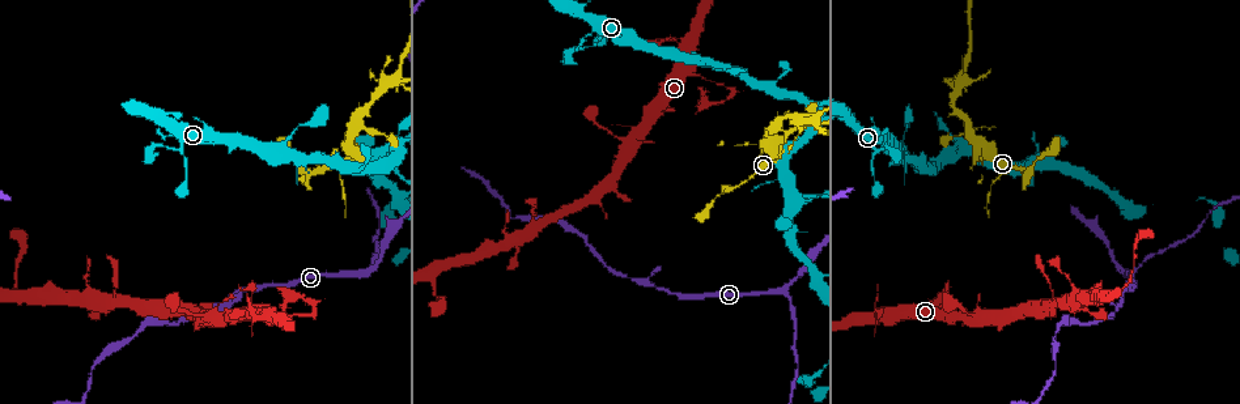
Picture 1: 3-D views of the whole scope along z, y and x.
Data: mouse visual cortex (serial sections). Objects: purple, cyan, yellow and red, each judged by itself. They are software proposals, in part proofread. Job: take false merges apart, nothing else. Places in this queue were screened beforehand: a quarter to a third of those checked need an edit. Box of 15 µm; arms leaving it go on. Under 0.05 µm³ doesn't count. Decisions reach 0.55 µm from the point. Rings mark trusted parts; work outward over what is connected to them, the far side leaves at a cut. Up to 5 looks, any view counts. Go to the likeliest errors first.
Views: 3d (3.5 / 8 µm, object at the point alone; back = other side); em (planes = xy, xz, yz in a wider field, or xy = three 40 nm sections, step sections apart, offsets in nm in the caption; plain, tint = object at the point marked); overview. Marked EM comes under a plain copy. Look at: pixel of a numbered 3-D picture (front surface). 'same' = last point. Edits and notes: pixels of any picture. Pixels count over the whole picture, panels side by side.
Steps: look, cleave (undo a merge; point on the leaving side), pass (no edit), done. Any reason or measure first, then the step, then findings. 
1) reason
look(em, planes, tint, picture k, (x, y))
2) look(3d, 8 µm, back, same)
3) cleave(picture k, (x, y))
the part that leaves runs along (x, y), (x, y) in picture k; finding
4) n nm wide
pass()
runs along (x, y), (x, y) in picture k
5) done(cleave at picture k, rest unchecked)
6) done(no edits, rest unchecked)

thick turns thin
look(3d, 8 µm, picture 1, (697, 75))

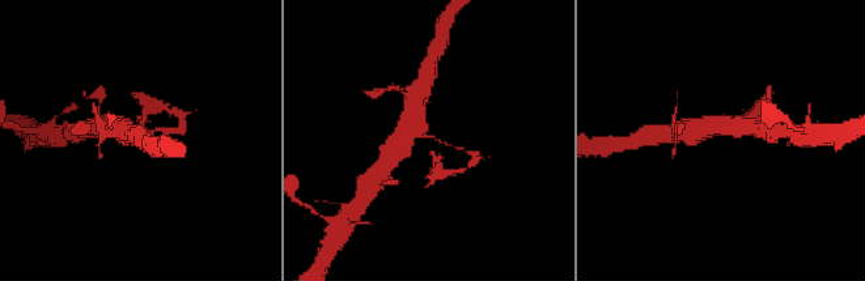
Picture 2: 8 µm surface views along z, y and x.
arms of 100, 600 nm; need the tissue
look(em, xy, step 3, tint, picture 2, (430, 137))

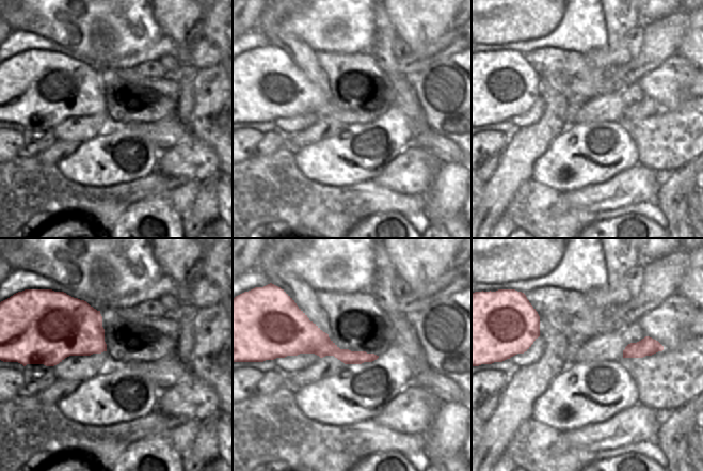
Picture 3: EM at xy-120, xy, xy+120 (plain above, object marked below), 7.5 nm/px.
cleave(picture 2, (141, 119))
two cells meet here

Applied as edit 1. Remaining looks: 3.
look(overview)

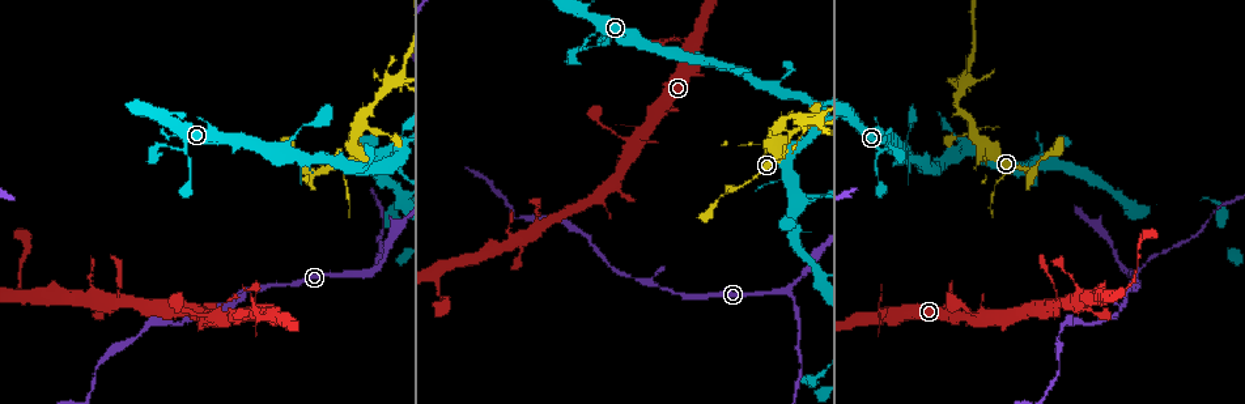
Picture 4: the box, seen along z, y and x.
thick turns thin
look(3d, 8 µm, picture 4, (782, 143))

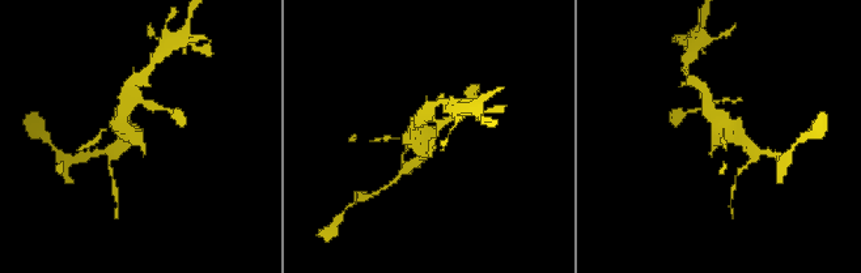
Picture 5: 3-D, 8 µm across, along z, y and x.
need the tissue
look(em, xy, step 2, tint, picture 5, (721, 135))

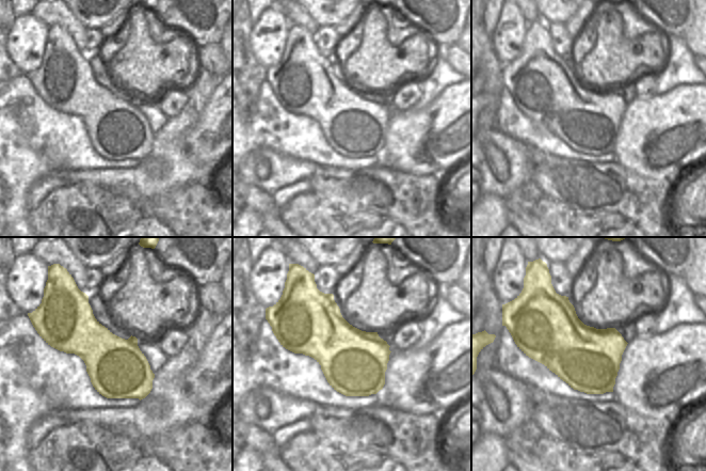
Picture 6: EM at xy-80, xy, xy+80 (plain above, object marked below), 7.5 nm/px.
pass()
runs along (414, 163), (435, 126) in picture 5; one cell here

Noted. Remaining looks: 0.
done(cleave at picture 2, rest unchecked)

